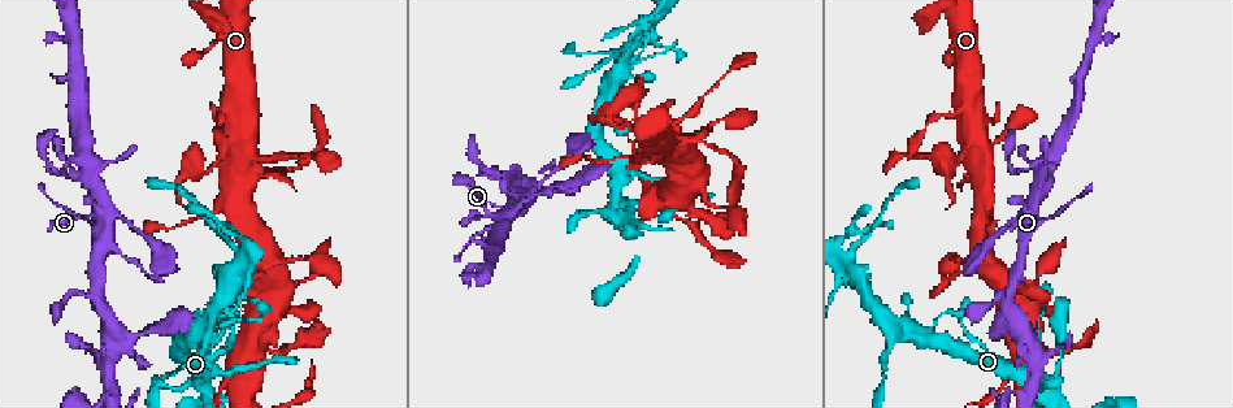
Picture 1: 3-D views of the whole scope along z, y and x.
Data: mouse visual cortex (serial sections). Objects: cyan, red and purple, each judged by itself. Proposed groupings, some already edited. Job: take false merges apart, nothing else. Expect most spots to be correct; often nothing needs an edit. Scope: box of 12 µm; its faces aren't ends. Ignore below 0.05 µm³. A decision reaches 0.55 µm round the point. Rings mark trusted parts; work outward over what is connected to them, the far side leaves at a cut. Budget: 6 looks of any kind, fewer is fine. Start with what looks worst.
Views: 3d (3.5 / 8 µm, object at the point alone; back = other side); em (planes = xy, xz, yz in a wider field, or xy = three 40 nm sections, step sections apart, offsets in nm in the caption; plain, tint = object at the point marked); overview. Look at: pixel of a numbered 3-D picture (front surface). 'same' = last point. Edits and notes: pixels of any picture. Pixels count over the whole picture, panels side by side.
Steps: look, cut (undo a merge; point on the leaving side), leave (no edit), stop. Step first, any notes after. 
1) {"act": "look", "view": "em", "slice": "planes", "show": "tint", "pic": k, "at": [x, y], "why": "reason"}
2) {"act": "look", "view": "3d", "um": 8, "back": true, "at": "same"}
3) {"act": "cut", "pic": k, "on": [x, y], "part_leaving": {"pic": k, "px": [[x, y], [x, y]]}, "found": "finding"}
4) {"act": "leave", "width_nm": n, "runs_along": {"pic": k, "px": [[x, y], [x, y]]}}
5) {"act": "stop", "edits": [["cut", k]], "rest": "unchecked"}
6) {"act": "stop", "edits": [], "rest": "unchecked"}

{"act": "look", "view": "3d", "um": 3.5, "back": true, "pic": 1, "at": [88, 171], "why": "three-way junction"}

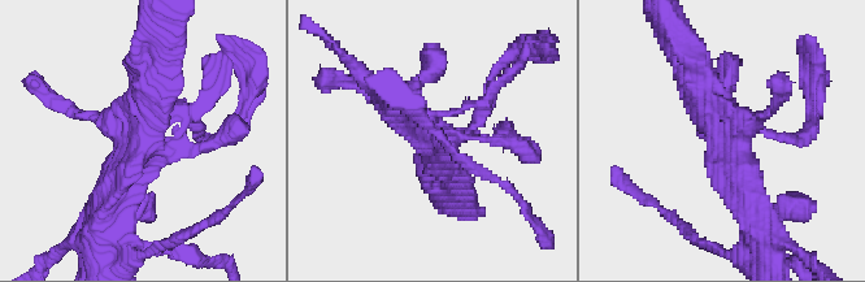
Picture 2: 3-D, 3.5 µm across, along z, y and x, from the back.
{"act": "look", "view": "em", "slice": "xy", "step": 1, "show": "tint", "pic": 2, "at": [724, 145], "why": "now the EM"}

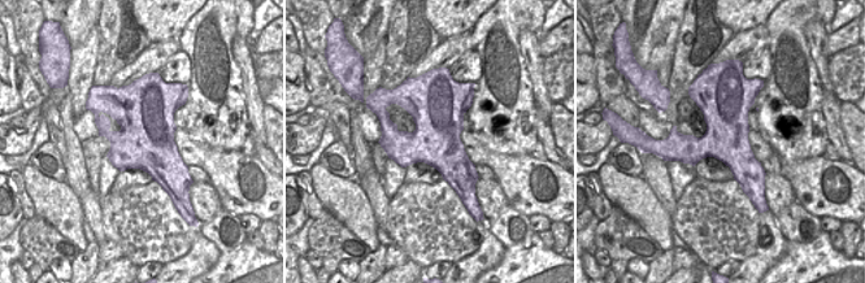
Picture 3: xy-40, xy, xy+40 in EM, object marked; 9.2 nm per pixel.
{"act": "leave", "width_nm": 460, "runs_along": {"pic": 2, "px": [[753, 216], [694, 64]]}, "found": "one cell here"}

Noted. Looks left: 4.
{"act": "look", "view": "3d", "um": 8, "pic": 1, "at": [481, 270], "why": "side arm on a straight run"}

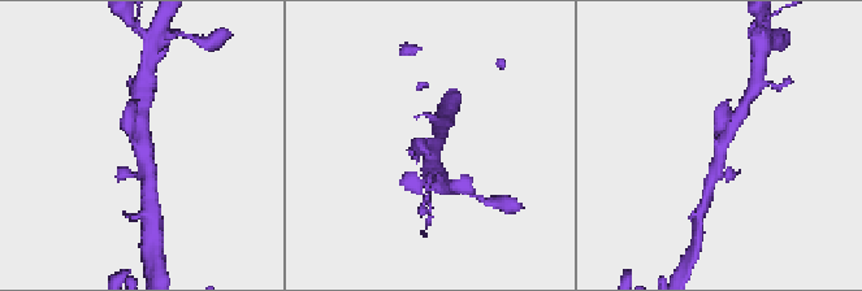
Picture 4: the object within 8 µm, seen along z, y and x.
{"act": "look", "view": "3d", "um": 3.5, "pic": 4, "at": [142, 151]}

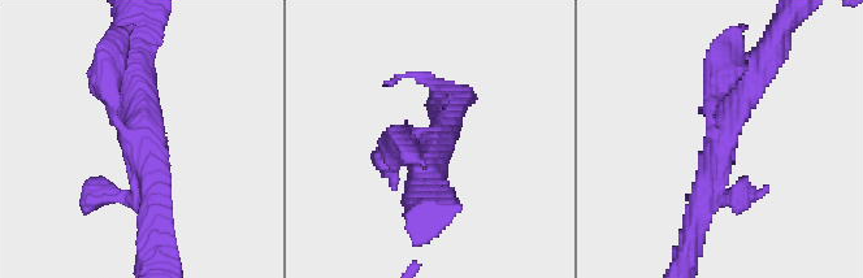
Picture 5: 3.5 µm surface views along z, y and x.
{"act": "leave", "arms": 3, "runs_along": {"pic": 5, "px": [[697, 217], [727, 122], [760, 90]]}, "found": "continuous, no second cell"}

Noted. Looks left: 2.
{"act": "look", "view": "3d", "um": 3.5, "pic": 1, "at": [204, 325], "why": "a fork"}

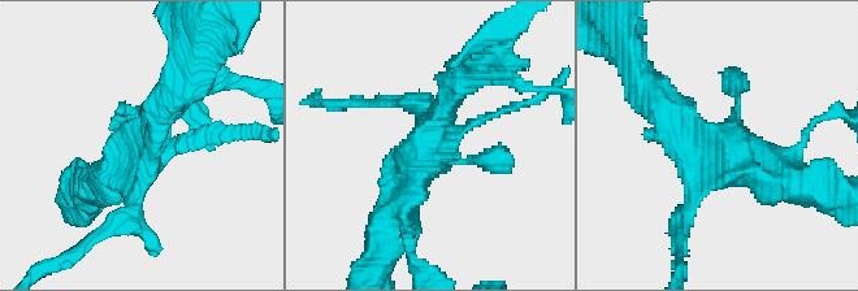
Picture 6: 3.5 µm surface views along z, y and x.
{"act": "look", "view": "em", "slice": "planes", "show": "tint", "pic": 6, "at": [717, 139], "why": "shape alone is not enough"}

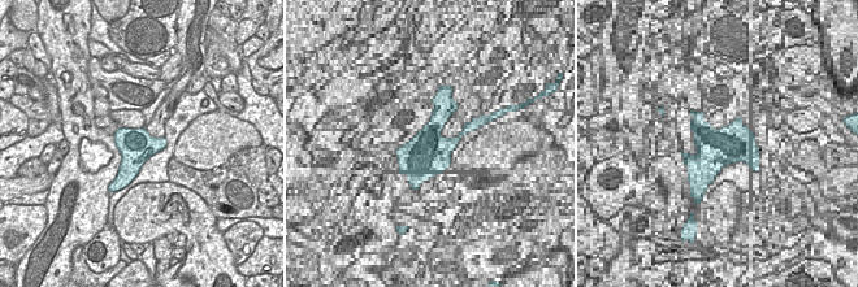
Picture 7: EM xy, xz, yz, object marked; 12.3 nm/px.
{"act": "leave", "runs_along": {"pic": 6, "px": [[775, 181], [653, 92]]}, "found": "all the same cell"}

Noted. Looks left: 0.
{"act": "stop", "edits": [], "rest": "unchecked"}

